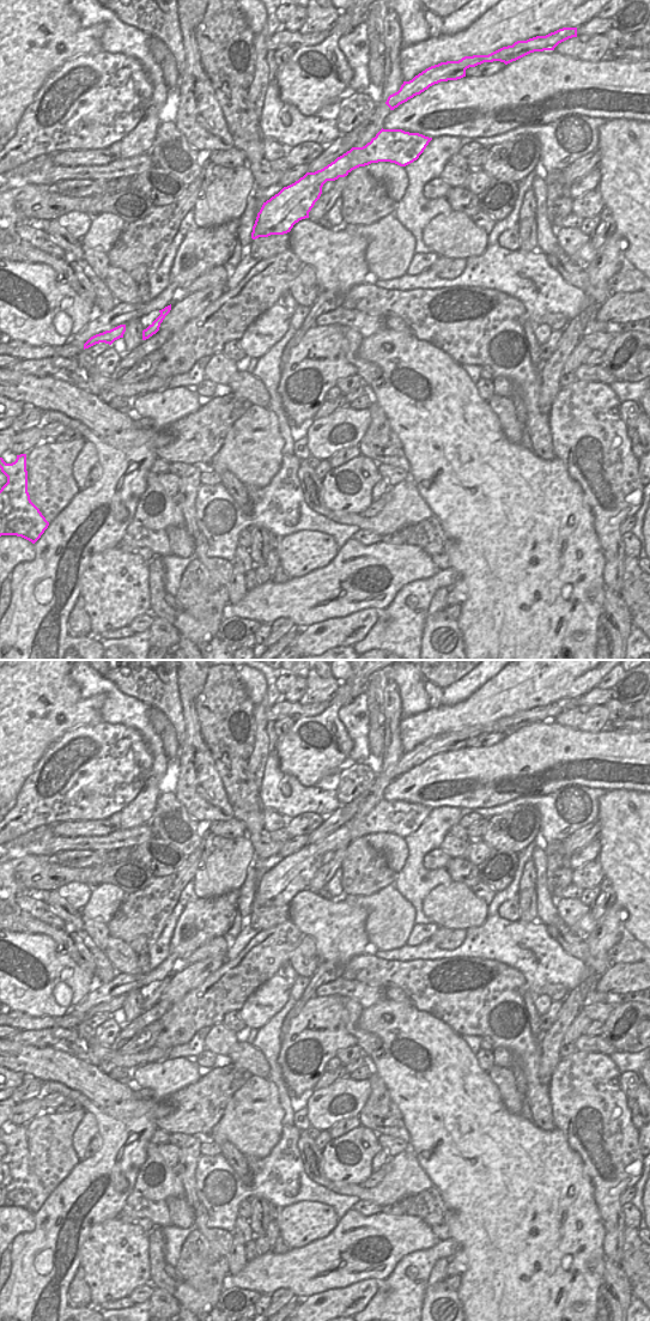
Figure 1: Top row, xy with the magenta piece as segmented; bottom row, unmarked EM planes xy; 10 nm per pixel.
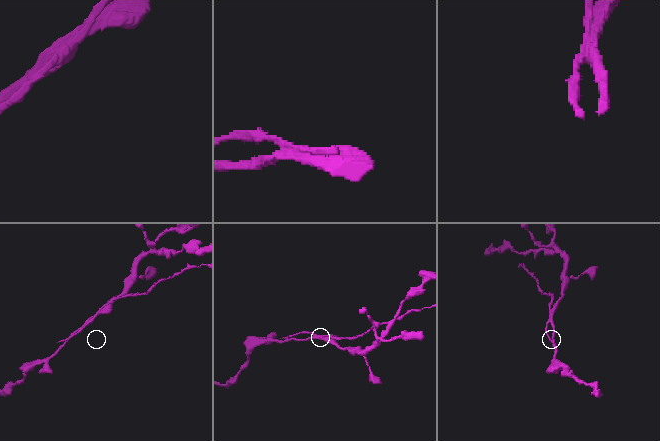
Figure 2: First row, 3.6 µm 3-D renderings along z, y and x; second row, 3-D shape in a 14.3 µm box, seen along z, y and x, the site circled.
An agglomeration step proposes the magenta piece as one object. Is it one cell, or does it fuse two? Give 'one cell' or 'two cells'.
two cells

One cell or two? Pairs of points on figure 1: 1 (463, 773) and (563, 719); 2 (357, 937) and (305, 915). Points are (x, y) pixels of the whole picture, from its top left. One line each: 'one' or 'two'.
1: two
2: one

